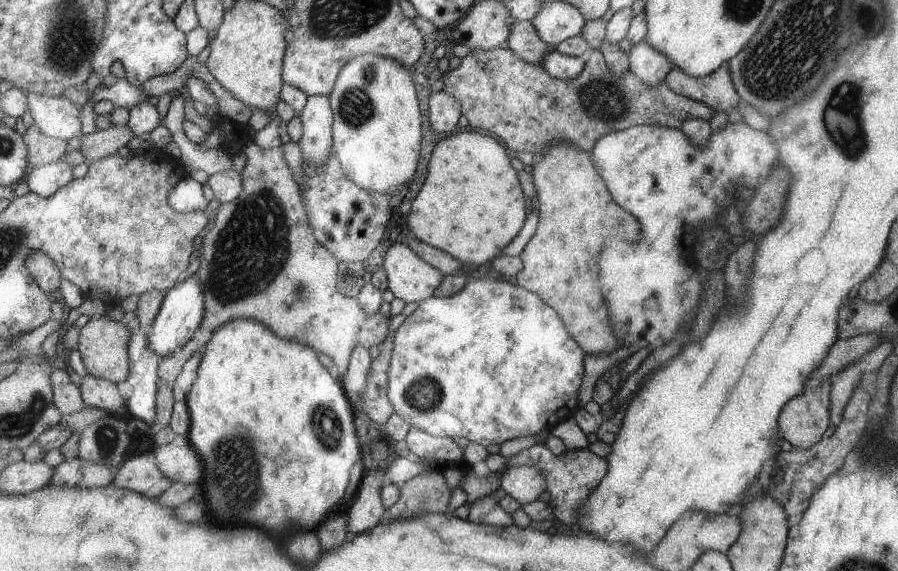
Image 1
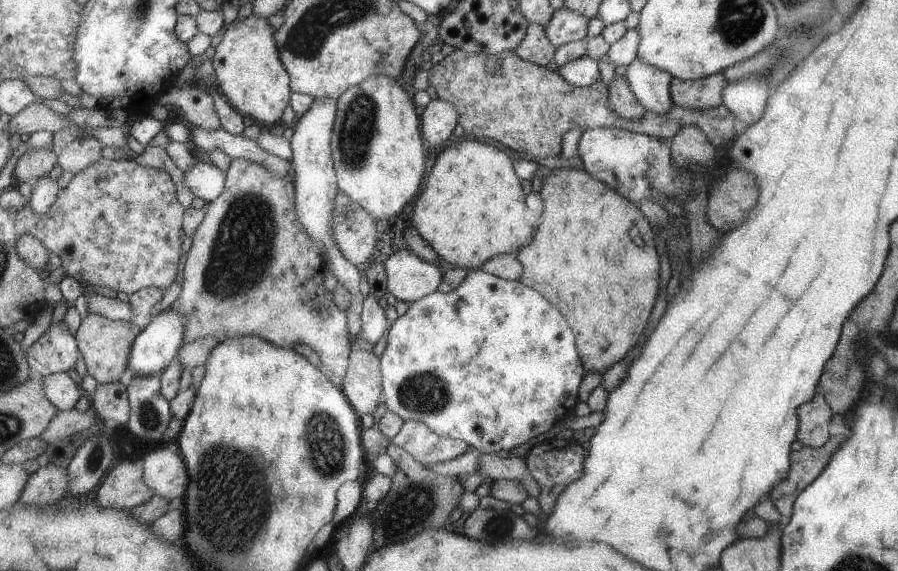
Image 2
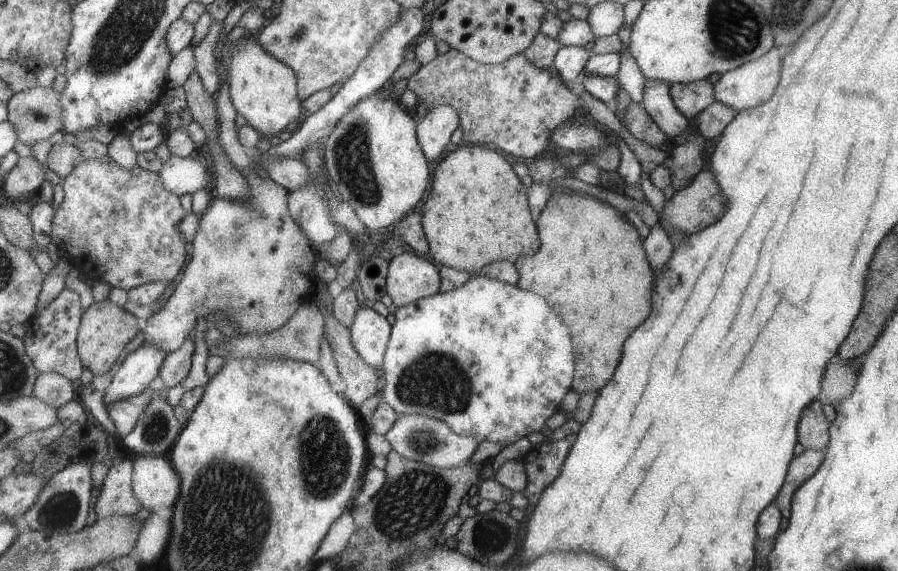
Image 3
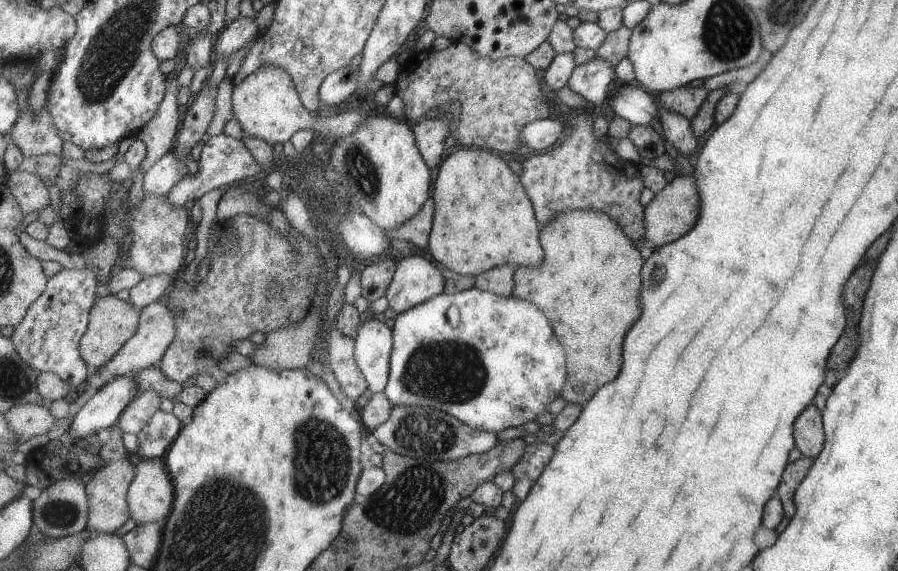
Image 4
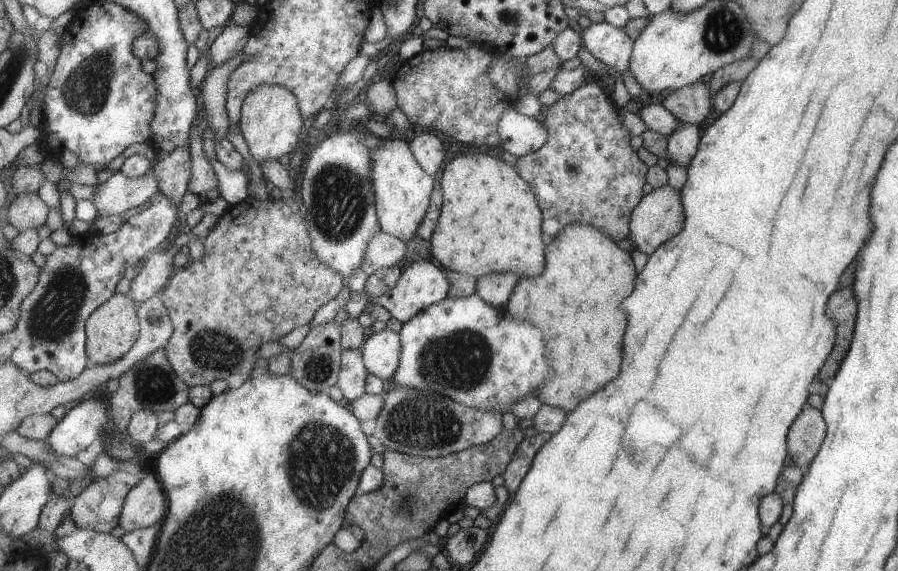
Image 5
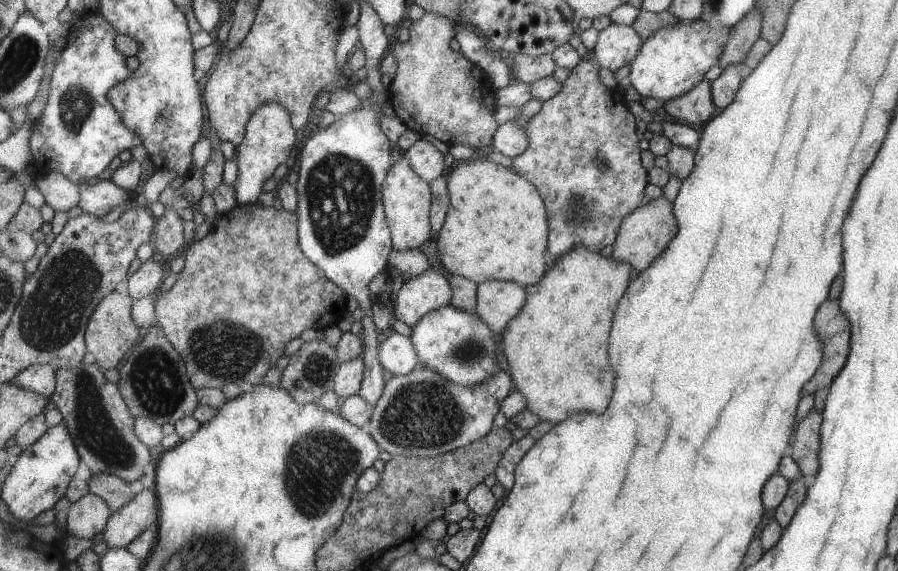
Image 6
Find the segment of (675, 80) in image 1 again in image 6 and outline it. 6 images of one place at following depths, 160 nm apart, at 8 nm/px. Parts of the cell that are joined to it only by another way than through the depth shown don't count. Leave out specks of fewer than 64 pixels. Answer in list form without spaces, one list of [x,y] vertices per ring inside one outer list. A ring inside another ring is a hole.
[[[703,79],[693,89],[683,93],[681,97],[665,101],[662,107],[673,121],[701,126],[715,113],[710,82]]]

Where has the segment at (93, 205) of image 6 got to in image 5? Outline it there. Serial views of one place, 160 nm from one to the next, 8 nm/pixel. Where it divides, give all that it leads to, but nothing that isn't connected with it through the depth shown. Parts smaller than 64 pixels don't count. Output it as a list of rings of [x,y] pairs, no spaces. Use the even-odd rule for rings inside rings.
[[[120,168],[110,178],[99,182],[94,201],[101,216],[115,216],[145,204],[157,192],[161,192],[160,182],[153,169],[133,178]]]

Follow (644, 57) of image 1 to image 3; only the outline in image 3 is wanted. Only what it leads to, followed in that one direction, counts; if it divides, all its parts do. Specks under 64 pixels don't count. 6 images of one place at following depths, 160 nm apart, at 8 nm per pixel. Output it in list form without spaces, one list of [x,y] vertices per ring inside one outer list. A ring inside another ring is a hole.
[[[644,79],[640,102],[652,121],[667,137],[683,134],[689,126],[689,120],[675,108],[668,87],[669,84],[665,81]]]

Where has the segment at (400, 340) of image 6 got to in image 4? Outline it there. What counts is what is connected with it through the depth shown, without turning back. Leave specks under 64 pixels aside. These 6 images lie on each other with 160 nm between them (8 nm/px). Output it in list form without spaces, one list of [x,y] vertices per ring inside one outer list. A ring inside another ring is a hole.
[[[366,317],[356,338],[356,361],[367,377],[369,389],[373,394],[382,393],[390,381],[392,369],[392,350],[394,349],[394,330],[385,322],[374,317]]]

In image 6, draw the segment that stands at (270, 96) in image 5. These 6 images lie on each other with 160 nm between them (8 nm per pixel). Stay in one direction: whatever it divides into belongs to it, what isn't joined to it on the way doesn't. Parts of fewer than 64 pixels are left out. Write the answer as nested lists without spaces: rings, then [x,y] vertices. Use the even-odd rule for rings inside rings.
[[[268,102],[254,112],[246,128],[246,137],[238,146],[238,155],[235,159],[240,170],[240,179],[235,190],[238,204],[258,202],[263,184],[273,176],[277,166],[281,166],[289,160],[289,156],[295,148],[295,142],[297,142],[295,130],[290,111],[278,102]]]

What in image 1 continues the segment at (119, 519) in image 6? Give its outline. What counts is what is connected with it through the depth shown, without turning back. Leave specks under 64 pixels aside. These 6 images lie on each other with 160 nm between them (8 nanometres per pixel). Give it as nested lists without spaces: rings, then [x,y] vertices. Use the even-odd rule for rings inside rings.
[[[189,443],[183,446],[167,444],[157,447],[154,457],[163,476],[171,478],[171,482],[183,482],[193,486],[203,479],[202,459]]]

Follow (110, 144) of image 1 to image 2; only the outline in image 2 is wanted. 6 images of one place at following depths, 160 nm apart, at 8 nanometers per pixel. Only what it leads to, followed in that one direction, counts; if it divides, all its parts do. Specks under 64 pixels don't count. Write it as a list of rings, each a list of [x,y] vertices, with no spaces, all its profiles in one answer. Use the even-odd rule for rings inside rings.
[[[100,136],[79,137],[68,143],[65,148],[57,150],[59,154],[58,164],[63,171],[76,175],[78,172],[89,168],[101,159],[101,150],[104,144]]]

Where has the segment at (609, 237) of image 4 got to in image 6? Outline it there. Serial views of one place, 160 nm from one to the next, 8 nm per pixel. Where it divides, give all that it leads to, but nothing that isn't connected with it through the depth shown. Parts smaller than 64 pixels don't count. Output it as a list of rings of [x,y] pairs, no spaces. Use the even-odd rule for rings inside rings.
[[[576,246],[569,253],[559,257],[556,263],[546,271],[546,276],[543,280],[536,285],[527,285],[527,302],[525,306],[519,311],[517,316],[513,317],[513,320],[507,325],[507,330],[504,332],[504,360],[506,361],[506,367],[508,367],[510,374],[514,378],[515,388],[519,389],[527,399],[528,408],[534,413],[537,413],[543,421],[552,422],[554,425],[560,421],[581,412],[581,410],[587,410],[587,412],[603,412],[605,406],[607,406],[607,400],[611,396],[611,382],[613,382],[613,370],[609,366],[609,360],[607,360],[607,334],[609,334],[609,326],[611,326],[611,316],[613,316],[613,310],[619,302],[619,296],[625,292],[627,284],[629,284],[629,272],[632,268],[629,268],[627,261],[616,261],[611,257],[603,257],[598,252],[590,251],[587,247]]]

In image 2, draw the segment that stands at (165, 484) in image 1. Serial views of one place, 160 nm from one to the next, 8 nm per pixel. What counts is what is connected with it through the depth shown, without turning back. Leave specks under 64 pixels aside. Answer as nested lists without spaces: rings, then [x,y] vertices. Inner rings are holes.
[[[130,461],[113,466],[97,489],[95,498],[104,509],[129,511],[156,495],[145,482],[142,465]]]

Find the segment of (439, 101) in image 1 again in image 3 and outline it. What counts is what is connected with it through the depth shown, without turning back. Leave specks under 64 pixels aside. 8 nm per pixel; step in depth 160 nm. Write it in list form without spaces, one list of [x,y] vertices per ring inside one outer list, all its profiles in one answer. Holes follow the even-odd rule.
[[[437,105],[418,121],[418,139],[430,160],[437,160],[459,128],[460,114],[451,105]]]

